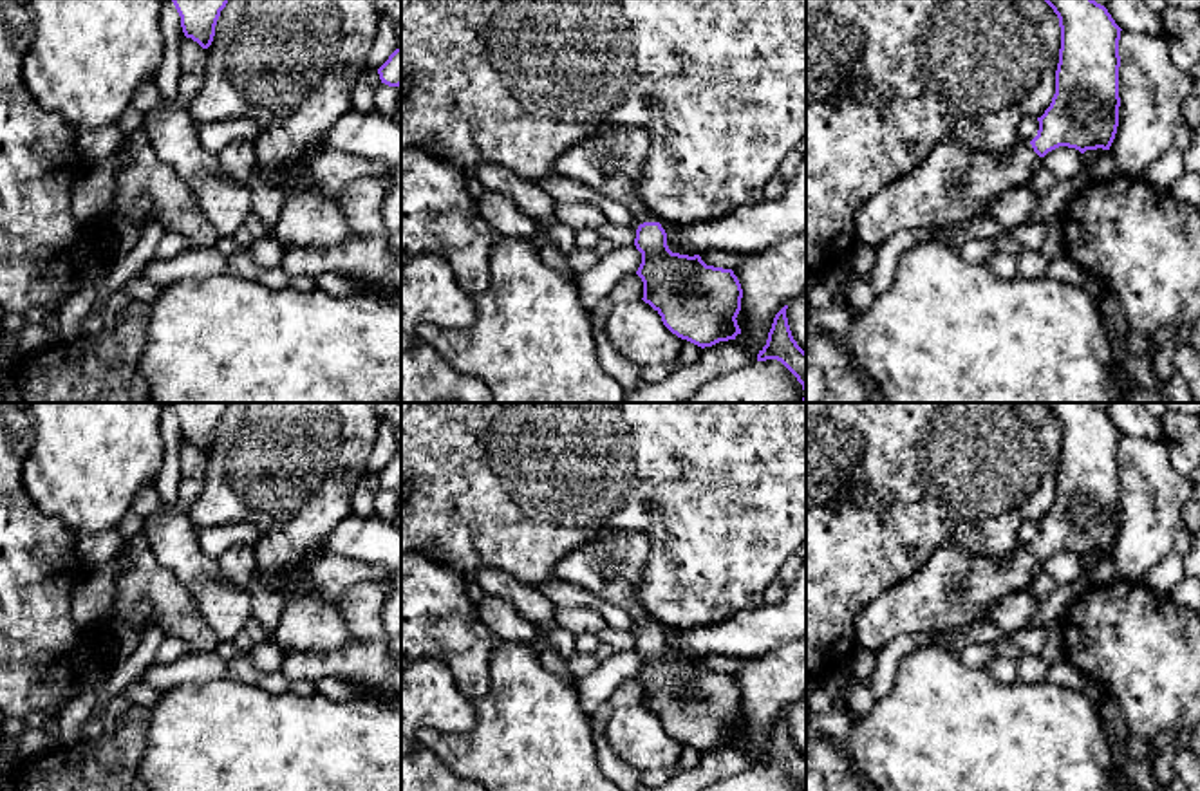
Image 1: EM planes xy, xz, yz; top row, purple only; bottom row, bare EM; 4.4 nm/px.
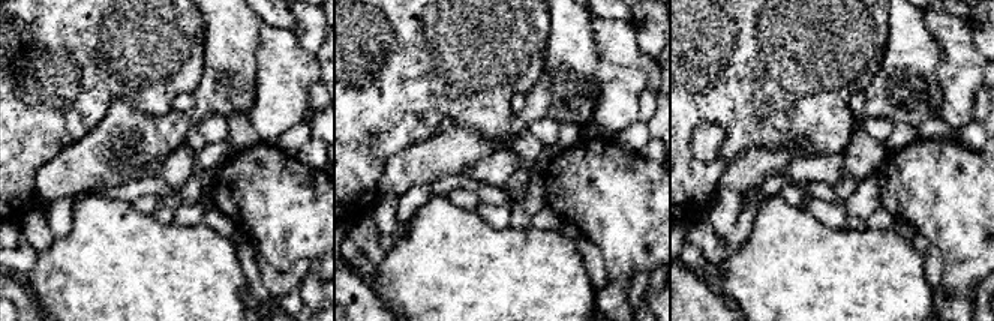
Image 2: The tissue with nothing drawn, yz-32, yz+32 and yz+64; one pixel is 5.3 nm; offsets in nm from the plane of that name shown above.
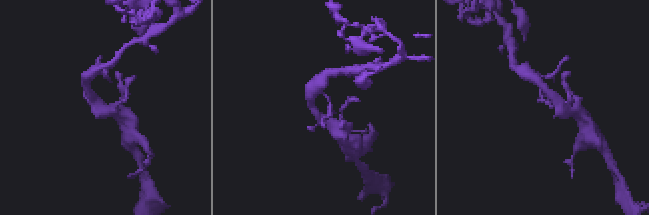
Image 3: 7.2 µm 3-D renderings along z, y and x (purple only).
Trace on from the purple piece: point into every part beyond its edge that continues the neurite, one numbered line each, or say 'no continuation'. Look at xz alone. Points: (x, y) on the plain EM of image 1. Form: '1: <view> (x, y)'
1: xz (609, 566)

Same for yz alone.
1: yz (953, 589)

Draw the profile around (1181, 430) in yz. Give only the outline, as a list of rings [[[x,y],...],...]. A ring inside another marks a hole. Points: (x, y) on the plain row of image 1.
[[[1167,410],[1160,423],[1171,466],[1191,479],[1200,466],[1200,415]]]

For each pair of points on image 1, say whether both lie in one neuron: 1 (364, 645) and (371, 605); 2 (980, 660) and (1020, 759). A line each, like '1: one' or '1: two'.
1: one
2: two

